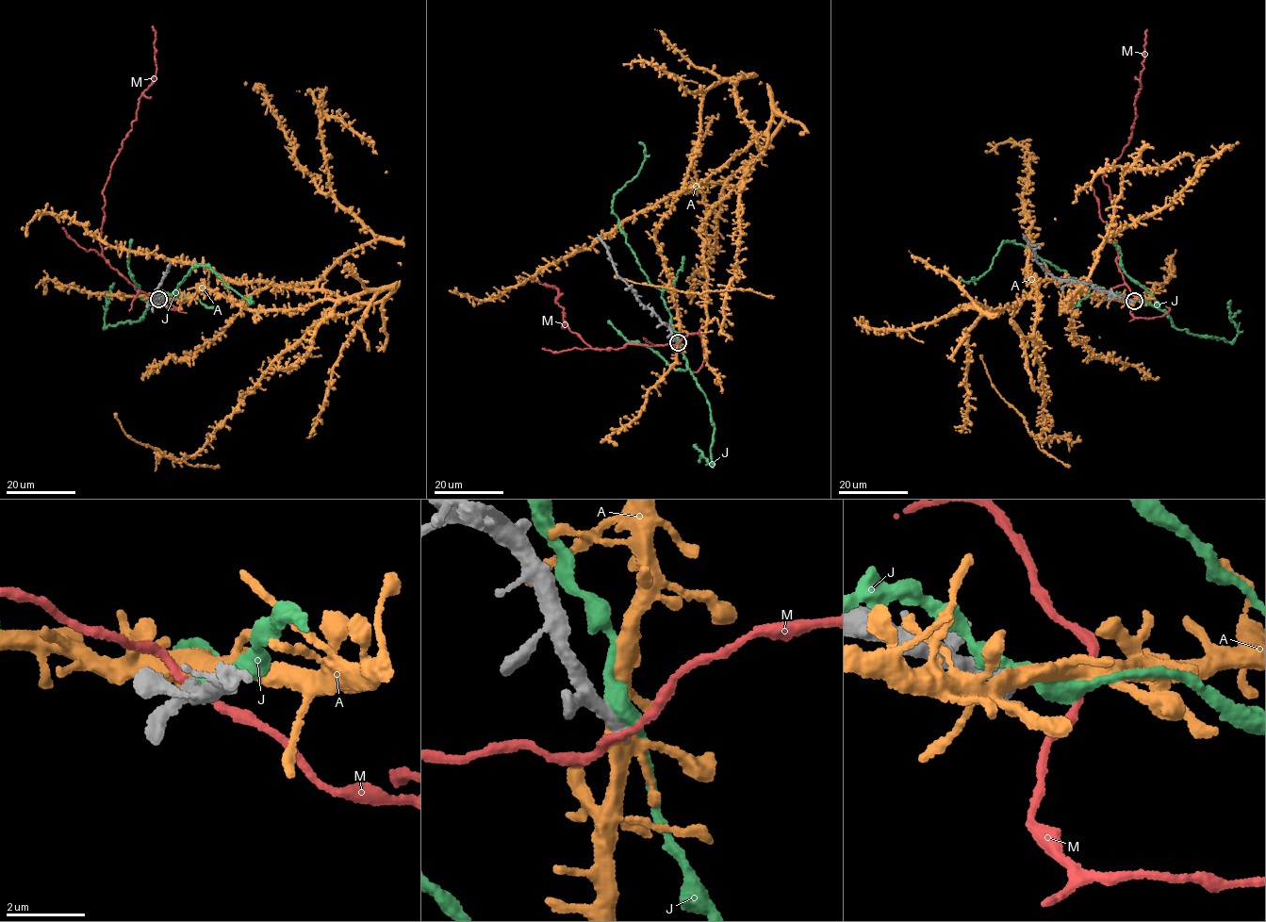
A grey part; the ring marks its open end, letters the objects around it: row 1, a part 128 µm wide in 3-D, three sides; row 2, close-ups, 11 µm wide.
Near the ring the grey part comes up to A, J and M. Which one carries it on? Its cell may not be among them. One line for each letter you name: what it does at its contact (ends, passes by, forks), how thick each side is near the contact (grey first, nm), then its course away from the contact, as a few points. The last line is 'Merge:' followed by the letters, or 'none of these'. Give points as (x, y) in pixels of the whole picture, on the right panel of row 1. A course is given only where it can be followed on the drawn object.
Merge: none of these

